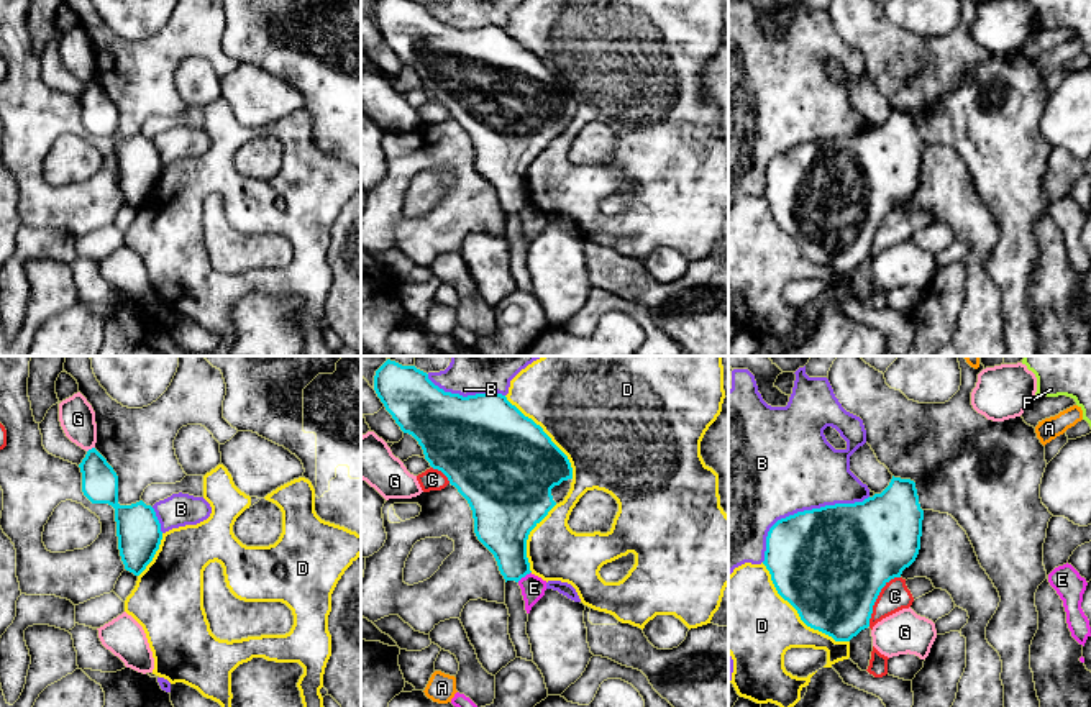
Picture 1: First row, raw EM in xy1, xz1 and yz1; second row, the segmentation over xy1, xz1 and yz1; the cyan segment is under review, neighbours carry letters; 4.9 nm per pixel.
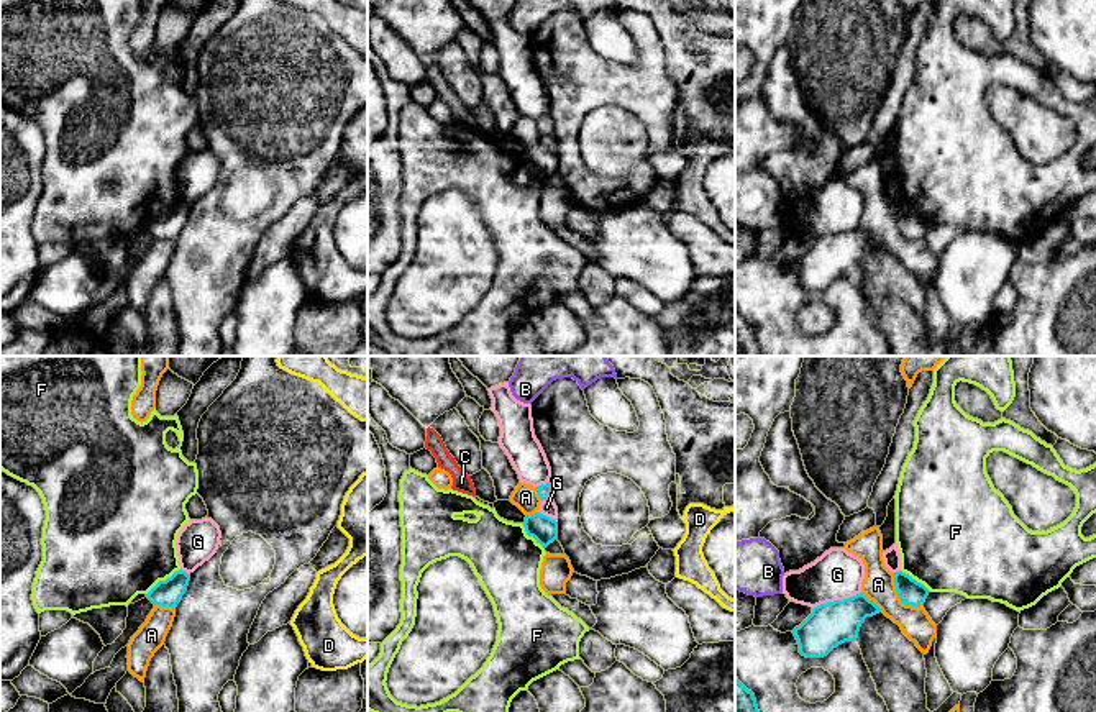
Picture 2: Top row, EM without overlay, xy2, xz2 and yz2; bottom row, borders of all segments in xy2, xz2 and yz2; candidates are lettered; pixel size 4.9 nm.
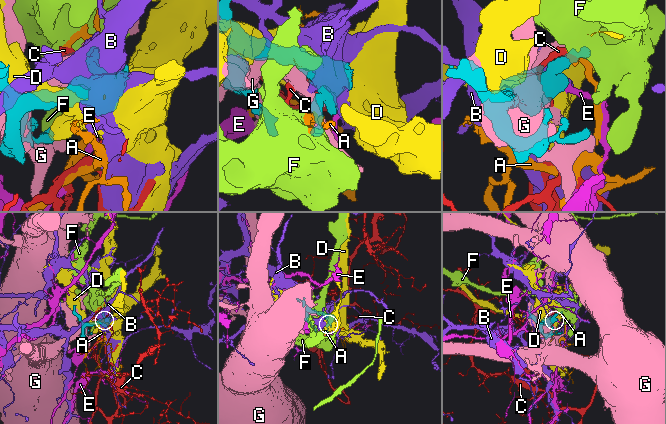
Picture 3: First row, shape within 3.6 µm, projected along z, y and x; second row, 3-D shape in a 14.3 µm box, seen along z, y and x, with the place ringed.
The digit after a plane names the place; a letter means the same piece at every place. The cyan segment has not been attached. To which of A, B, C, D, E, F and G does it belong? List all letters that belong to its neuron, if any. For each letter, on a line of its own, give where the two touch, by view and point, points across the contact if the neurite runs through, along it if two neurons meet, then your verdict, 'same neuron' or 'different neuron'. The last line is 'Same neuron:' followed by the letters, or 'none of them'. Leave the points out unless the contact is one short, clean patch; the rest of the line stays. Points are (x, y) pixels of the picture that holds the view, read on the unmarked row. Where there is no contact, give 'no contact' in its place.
A: meets cyan in yz2 at (899, 230); border along yz2 (893, 207), (896, 228), (906, 237), (922, 238); different neuron
B: meets cyan in yz1 at (804, 143); different neuron
C: meets cyan in yz1 at (876, 230); different neuron
D: meets cyan in yz1 at (799, 248); different neuron
E: meets cyan in xz1 at (524, 209); border along xz1 (530, 204), (517, 214); different neuron
F: meets cyan in xy2 at (163, 214); border along xy2 (179, 200), (146, 227); different neuron
G: meets cyan in yz2 at (835, 233); different neuron
Same neuron: none of them

